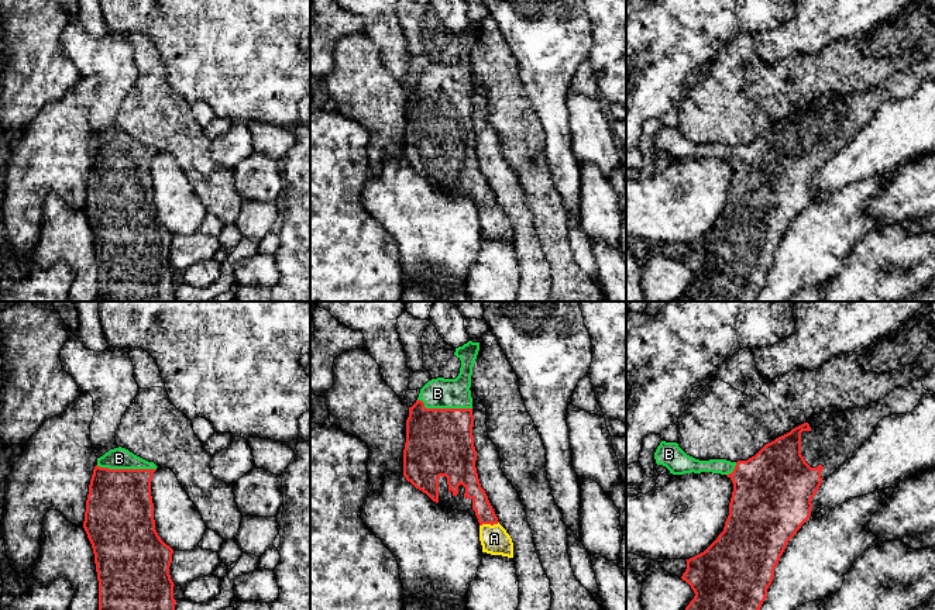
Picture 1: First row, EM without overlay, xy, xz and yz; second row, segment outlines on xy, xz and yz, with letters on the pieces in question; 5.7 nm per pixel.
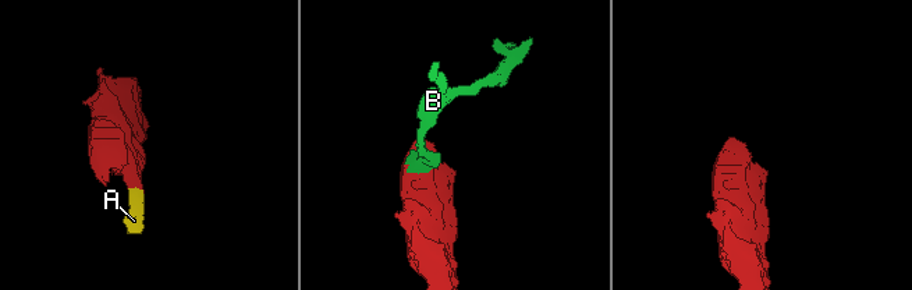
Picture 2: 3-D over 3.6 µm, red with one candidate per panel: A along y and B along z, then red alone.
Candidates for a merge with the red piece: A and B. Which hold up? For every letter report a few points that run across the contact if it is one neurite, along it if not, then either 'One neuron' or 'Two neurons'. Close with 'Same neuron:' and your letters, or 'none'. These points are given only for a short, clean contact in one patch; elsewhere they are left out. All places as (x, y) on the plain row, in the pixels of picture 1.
A: One neuron
B: Line: xy (119, 196), (126, 154), (119, 147), (119, 142). One neuron
Same neuron: A, B

